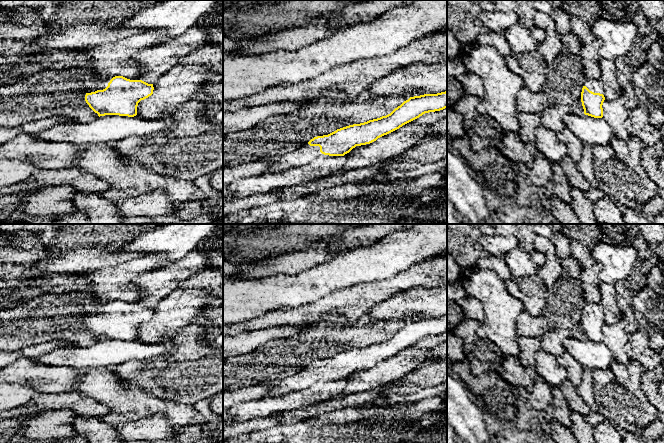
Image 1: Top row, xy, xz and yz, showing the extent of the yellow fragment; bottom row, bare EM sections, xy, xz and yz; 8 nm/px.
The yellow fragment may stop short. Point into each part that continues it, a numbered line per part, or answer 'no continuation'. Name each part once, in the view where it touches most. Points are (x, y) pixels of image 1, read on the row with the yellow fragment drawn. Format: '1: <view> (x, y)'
1: xy (102, 85)

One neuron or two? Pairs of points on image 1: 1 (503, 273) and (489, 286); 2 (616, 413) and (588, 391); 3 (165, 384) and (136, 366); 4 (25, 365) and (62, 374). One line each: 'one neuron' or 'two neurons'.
1: two neurons
2: two neurons
3: one neuron
4: one neuron

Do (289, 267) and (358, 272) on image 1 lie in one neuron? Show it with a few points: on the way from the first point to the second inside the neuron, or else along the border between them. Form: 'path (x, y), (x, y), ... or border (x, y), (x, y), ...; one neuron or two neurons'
border (329, 259), (295, 273), (284, 274); two neurons

